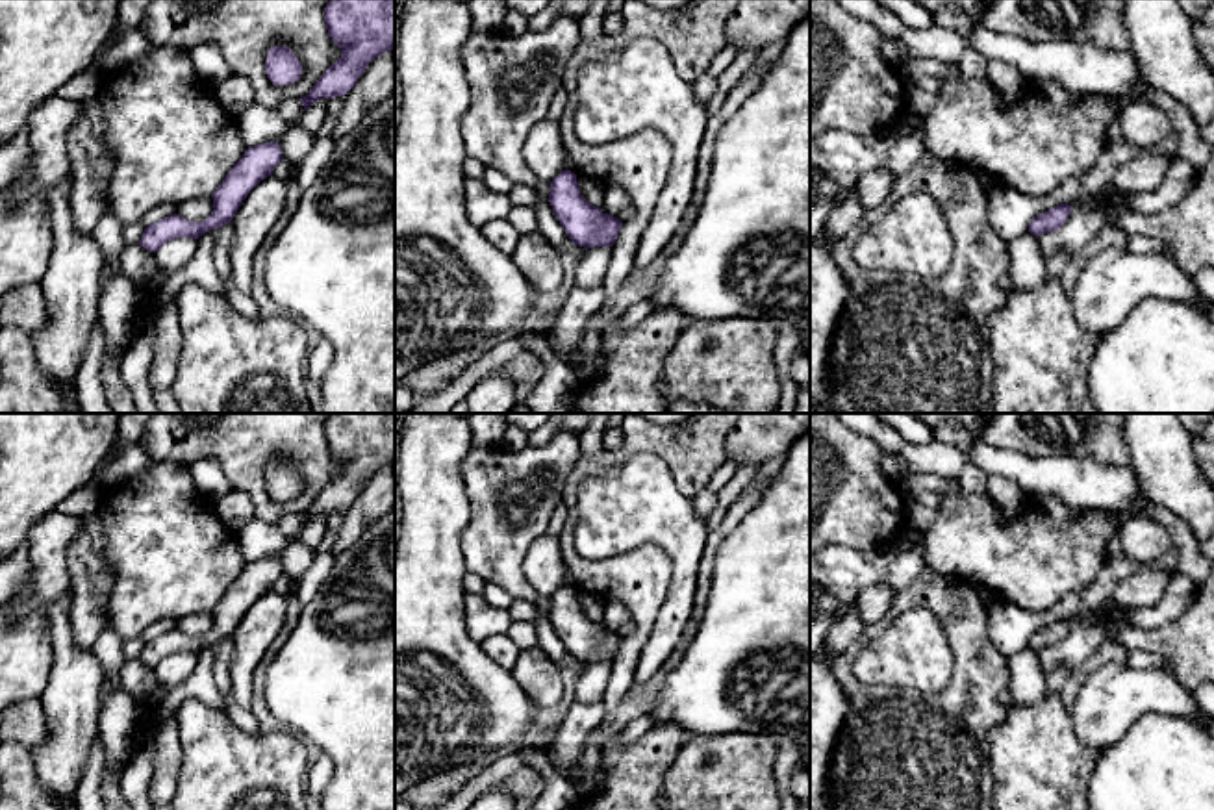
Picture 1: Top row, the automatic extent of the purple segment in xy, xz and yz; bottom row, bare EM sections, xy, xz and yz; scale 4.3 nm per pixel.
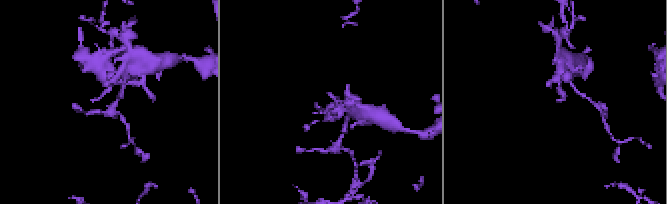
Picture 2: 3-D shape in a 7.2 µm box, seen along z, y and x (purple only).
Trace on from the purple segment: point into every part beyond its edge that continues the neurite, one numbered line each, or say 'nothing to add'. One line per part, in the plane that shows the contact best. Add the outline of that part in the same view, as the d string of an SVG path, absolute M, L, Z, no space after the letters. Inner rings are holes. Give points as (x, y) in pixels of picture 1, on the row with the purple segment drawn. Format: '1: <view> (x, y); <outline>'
nothing to add

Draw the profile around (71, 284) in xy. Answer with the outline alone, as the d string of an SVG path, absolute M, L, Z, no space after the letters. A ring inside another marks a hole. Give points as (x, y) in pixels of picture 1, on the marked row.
M72 180L46 185L48 221L54 232L50 265L41 280L48 319L30 339L39 369L59 384L76 384L91 328L100 319L102 269L106 258L93 235L74 228Z

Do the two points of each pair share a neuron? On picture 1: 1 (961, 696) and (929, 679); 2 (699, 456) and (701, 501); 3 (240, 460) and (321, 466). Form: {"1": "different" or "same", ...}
{"1": "different", "2": "different", "3": "same"}

